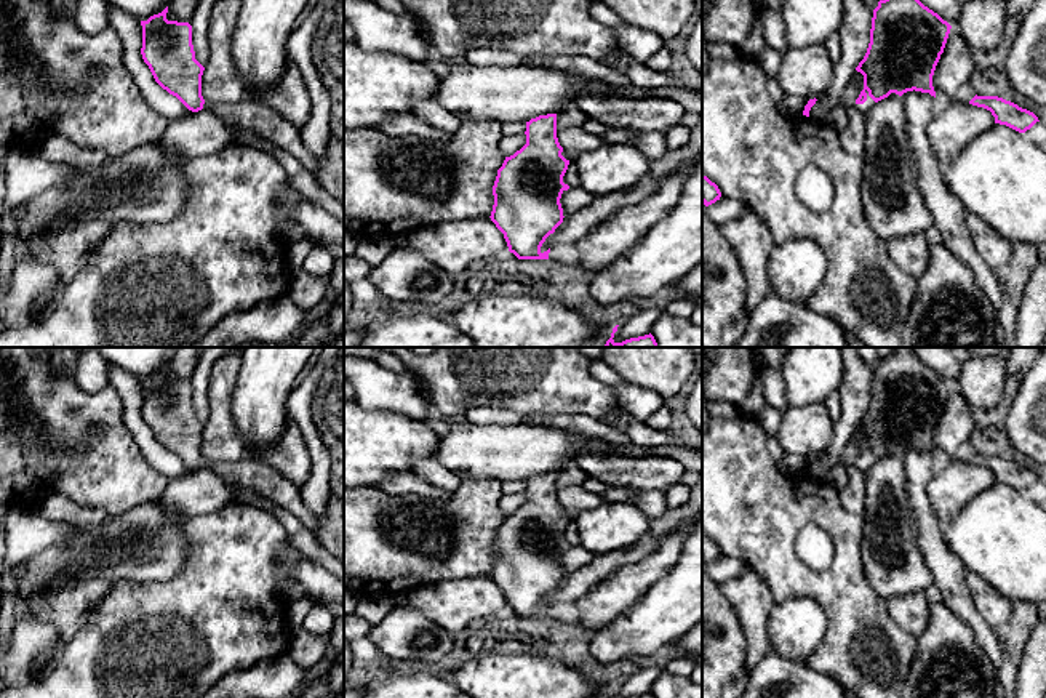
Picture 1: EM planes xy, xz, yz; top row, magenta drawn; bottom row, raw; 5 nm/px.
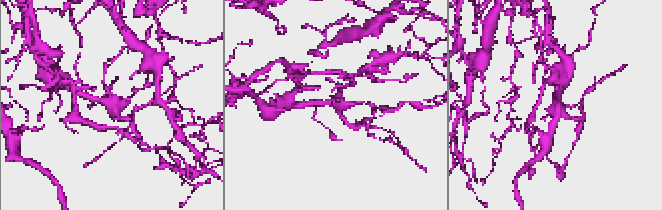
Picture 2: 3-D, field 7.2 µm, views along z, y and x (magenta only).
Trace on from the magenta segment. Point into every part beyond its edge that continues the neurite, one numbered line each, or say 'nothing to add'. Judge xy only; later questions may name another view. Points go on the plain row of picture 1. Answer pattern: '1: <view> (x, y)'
1: xy (250, 474)

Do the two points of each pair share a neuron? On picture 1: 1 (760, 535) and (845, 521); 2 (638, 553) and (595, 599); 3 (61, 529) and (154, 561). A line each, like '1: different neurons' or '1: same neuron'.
1: same neuron
2: different neurons
3: different neurons

